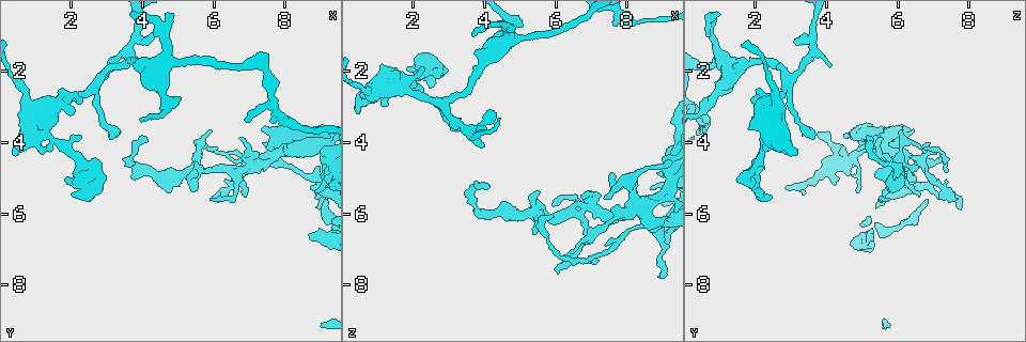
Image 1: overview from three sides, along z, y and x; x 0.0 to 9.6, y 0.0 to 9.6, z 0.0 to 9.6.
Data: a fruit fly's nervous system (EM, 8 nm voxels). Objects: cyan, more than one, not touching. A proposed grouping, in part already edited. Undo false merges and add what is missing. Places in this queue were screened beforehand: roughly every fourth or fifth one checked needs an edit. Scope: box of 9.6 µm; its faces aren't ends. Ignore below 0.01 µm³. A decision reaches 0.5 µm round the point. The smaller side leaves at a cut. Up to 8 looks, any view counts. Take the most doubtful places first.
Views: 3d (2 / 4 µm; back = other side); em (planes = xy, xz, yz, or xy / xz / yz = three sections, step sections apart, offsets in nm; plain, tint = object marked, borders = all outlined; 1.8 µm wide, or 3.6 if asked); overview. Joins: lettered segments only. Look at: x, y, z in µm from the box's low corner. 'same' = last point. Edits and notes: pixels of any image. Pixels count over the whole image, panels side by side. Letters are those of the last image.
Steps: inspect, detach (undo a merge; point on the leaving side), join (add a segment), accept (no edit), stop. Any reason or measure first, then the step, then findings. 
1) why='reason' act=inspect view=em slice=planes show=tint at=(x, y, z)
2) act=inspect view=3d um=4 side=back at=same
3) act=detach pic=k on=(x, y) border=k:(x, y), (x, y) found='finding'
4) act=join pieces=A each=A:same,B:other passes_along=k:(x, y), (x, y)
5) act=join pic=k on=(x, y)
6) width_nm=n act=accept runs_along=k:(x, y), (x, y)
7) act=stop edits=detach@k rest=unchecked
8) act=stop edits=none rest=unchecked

why='branch stops here' act=inspect view=em slice=xz step=4 show=borders at=(8.65, 6.65, 5.30)

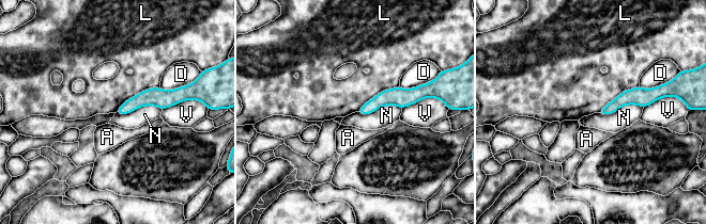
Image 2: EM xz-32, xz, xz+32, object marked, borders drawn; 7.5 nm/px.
act=inspect view=em slice=yz step=8 show=borders at=same

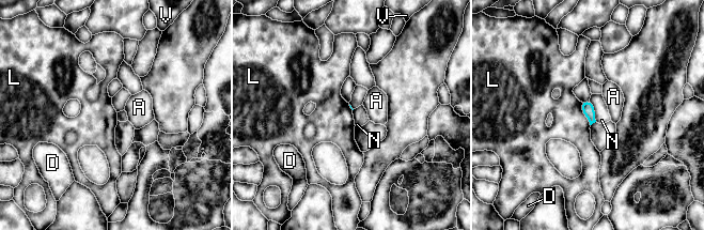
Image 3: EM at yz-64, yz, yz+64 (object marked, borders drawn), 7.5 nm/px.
longest_contact=L:200nm act=accept each=A:other,D:other,L:other,N:other,V:other border=3:(580, 102), (580, 108), (590, 125) found='none of them fits'

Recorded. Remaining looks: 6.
why='an open end' act=inspect view=em slice=xz step=8 show=plain at=(4.30, 1.10, 3.15)

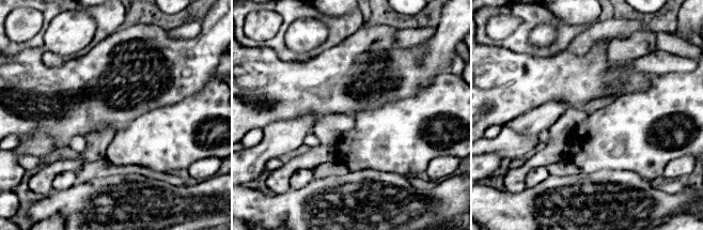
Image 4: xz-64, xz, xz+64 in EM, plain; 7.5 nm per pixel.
why='see the neighbours' act=inspect view=em slice=xz step=8 show=borders at=same

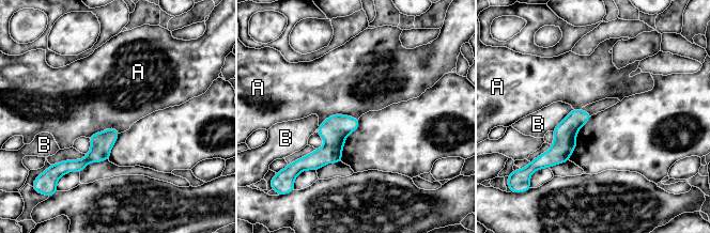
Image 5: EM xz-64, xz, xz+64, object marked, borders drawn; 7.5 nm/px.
width_nm=110 act=accept each=A:other,B:other found='none of them fits'

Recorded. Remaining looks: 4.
why='an open end' act=inspect view=3d um=4 at=(1.10, 3.65, 1.80)

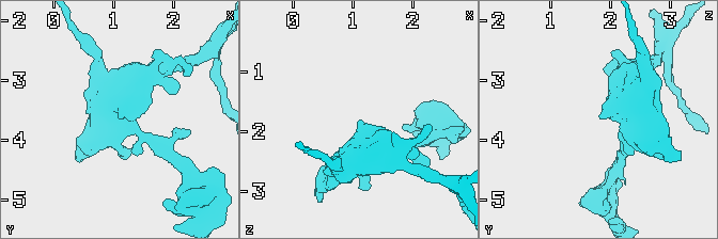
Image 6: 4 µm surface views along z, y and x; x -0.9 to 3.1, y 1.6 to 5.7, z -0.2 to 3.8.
act=inspect view=em slice=planes show=tint at=(1.10, 3.65, 1.80)

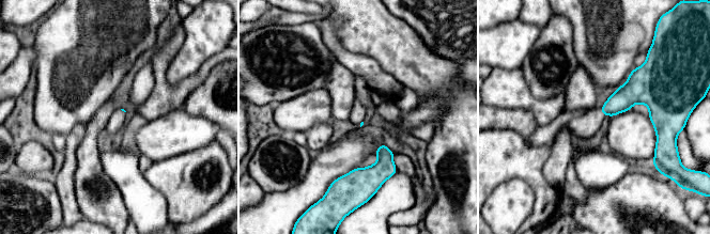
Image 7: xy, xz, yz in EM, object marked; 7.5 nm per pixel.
act=inspect view=em slice=planes show=borders at=same

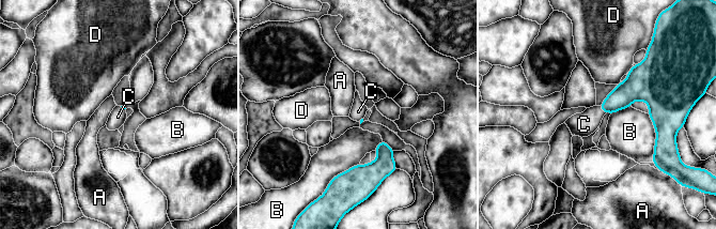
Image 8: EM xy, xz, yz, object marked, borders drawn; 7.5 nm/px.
longest_contact=B:360nm act=join pieces=C each=A:other,B:other,C:same,D:other passes_along=8:(622, 96), (603, 110), (584, 124) found='the cell continues'

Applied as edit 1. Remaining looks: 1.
act=stop edits=join@8 rest=unchecked

